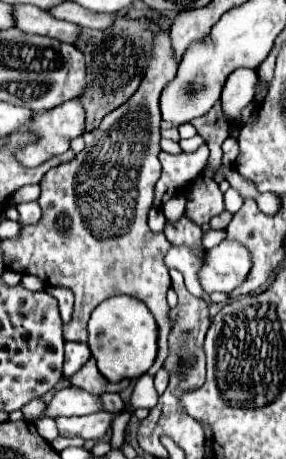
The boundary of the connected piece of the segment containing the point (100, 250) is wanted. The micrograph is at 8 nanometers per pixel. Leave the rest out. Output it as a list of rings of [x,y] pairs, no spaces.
[[[167,32],[157,36],[157,46],[153,48],[153,62],[149,62],[149,70],[145,72],[145,78],[141,80],[141,86],[125,106],[119,106],[113,110],[113,114],[107,114],[105,120],[97,130],[85,132],[85,150],[79,152],[71,162],[65,162],[61,166],[51,168],[43,180],[41,186],[41,198],[39,206],[43,210],[43,218],[35,226],[23,226],[21,236],[17,240],[1,240],[1,248],[5,250],[5,264],[9,270],[25,272],[41,278],[49,286],[65,286],[71,288],[75,294],[75,312],[69,324],[63,326],[65,340],[73,342],[87,342],[87,320],[93,308],[111,296],[127,294],[147,304],[151,314],[157,320],[157,358],[153,368],[147,372],[151,376],[157,374],[157,370],[163,366],[163,360],[167,358],[167,336],[171,330],[169,322],[169,304],[165,300],[165,294],[171,286],[169,270],[163,262],[167,250],[171,248],[169,240],[163,232],[153,232],[147,224],[147,212],[153,204],[153,188],[161,172],[161,164],[157,154],[159,148],[159,96],[167,82],[171,82],[177,74],[177,62],[173,58],[171,50],[171,38]]]

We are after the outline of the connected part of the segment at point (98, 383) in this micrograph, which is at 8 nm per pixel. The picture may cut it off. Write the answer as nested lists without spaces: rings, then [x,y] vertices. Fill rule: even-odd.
[[[89,358],[89,362],[81,368],[81,372],[73,374],[73,378],[69,378],[69,382],[77,388],[87,390],[89,394],[101,396],[105,392],[123,392],[129,386],[129,380],[121,380],[117,384],[111,384],[107,378],[101,376],[101,372],[97,370],[93,358]]]

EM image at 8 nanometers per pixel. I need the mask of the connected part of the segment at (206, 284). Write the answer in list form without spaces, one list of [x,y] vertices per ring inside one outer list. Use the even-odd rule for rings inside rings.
[[[223,240],[207,252],[207,264],[199,270],[199,280],[205,292],[233,292],[239,288],[251,270],[249,250],[233,240]]]

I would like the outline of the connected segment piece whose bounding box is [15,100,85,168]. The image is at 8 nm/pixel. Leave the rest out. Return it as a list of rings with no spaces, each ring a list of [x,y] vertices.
[[[79,100],[65,102],[53,110],[39,112],[23,128],[37,132],[39,142],[17,150],[15,156],[23,166],[39,166],[53,154],[61,154],[69,148],[69,142],[85,132],[85,110]]]

